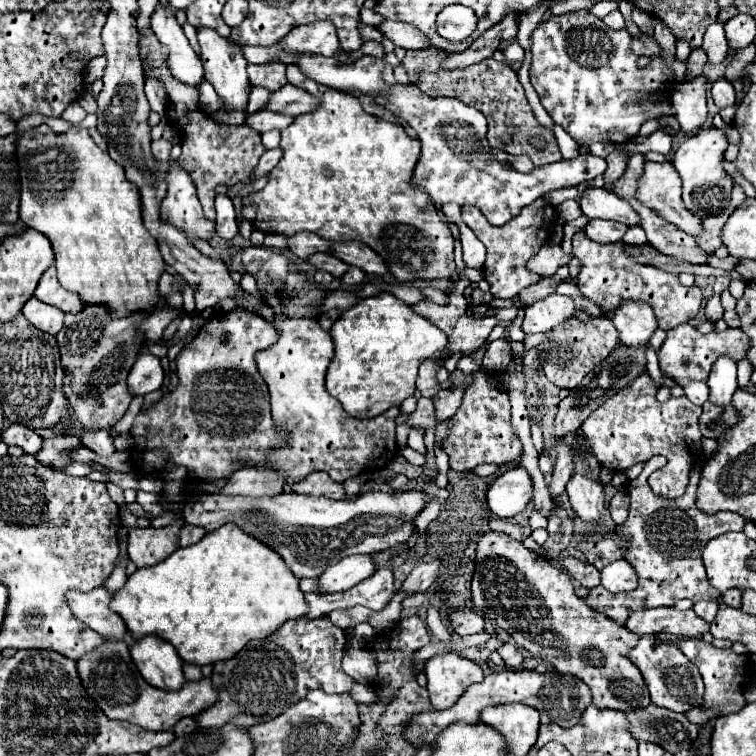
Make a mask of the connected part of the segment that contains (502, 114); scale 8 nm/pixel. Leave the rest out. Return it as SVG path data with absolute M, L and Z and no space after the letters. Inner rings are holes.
M427 46L423 50L407 50L407 54L403 58L403 66L409 74L409 82L417 84L431 98L453 96L453 98L459 98L463 104L477 108L487 118L487 124L489 124L487 140L491 142L493 148L505 150L509 154L527 154L535 166L543 166L543 164L561 160L561 152L559 152L553 132L545 130L535 120L531 106L525 98L523 86L517 80L517 72L509 64L497 62L495 58L485 58L467 68L445 70L441 66L441 62L447 56L451 56L451 54L441 48L435 48L435 46ZM533 136L545 140L545 150L537 150L535 146L531 146L529 140Z

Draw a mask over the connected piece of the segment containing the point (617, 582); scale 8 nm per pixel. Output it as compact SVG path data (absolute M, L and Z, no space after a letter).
M615 560L601 570L601 586L609 592L629 592L637 586L637 574L627 560Z

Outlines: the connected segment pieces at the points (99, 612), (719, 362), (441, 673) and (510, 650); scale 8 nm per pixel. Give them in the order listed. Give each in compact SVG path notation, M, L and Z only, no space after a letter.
M103 586L99 590L91 590L87 594L67 592L67 602L69 602L73 614L81 622L87 622L87 626L91 626L101 636L125 640L129 630L125 626L123 618L109 608L111 598L113 598L113 592L109 592Z
M719 356L709 374L709 398L715 404L731 402L733 392L737 390L737 362L731 356Z
M445 652L425 662L425 676L431 706L445 710L455 704L455 698L463 694L463 688L483 680L483 670L461 652Z
M503 644L503 646L497 648L497 652L499 652L499 656L505 660L505 664L509 668L519 668L523 664L523 654L513 644Z

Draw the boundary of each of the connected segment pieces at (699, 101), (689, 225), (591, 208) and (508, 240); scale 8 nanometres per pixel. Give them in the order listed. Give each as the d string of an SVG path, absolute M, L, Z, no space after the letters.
M699 76L691 82L681 82L671 96L673 116L677 118L685 134L695 132L707 120L707 102L705 102L705 78Z
M647 162L647 170L639 180L639 198L649 206L655 206L663 218L679 226L687 234L701 232L701 220L691 216L681 200L681 178L671 162L653 164Z
M585 188L581 192L581 210L589 218L615 220L627 226L639 224L639 218L635 218L635 210L631 210L627 202L619 202L619 198L615 198L615 194L611 194L607 188Z
M543 198L535 200L533 204L525 206L519 216L511 218L503 226L491 226L483 218L483 214L479 214L479 210L475 210L473 206L463 206L463 222L475 232L475 236L487 248L487 260L485 260L485 266L483 266L483 276L491 286L489 292L495 298L515 298L519 294L519 290L523 290L529 284L539 280L539 276L535 272L529 272L525 268L525 262L533 254L537 254L539 248L553 236L557 214L555 214L555 208L549 202L545 202Z

